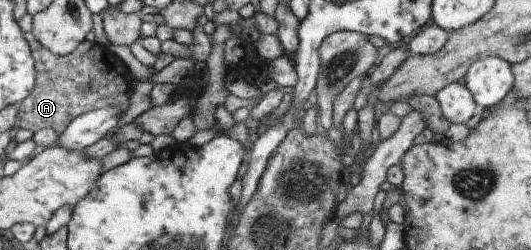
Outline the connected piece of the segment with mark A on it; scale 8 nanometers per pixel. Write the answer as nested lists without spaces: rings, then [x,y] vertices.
[[[30,31],[24,33],[25,42],[29,45],[30,52],[34,54],[34,85],[31,92],[18,105],[19,126],[29,128],[32,133],[41,129],[53,129],[55,136],[62,133],[62,130],[79,115],[91,112],[101,107],[107,107],[107,104],[125,104],[130,100],[132,94],[131,76],[128,68],[118,59],[109,48],[99,43],[90,43],[87,40],[81,41],[81,46],[71,51],[68,55],[57,57],[46,48],[43,48]]]

